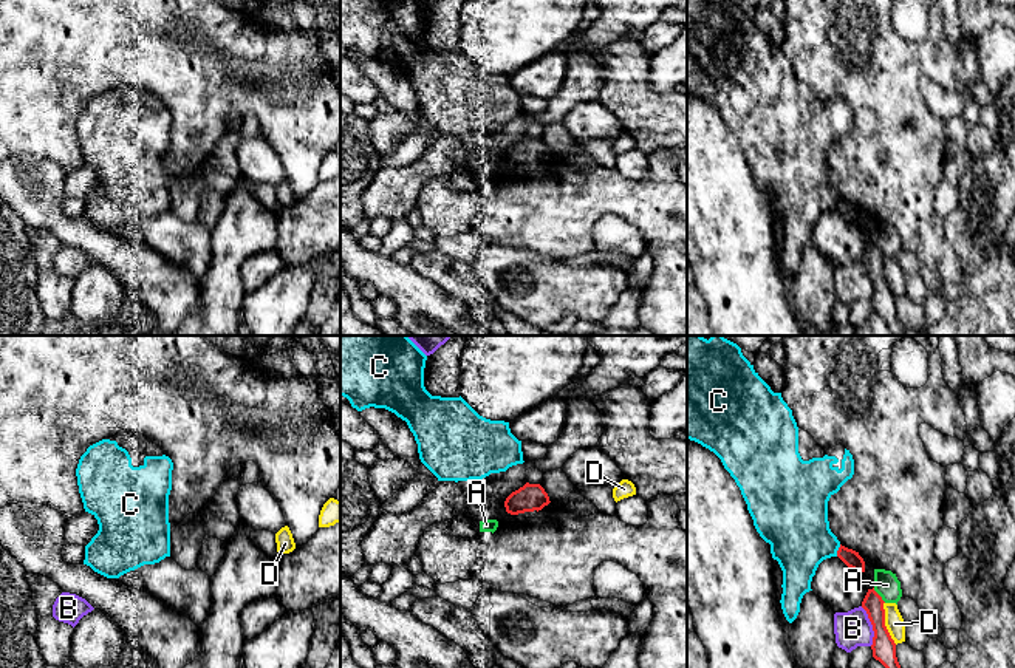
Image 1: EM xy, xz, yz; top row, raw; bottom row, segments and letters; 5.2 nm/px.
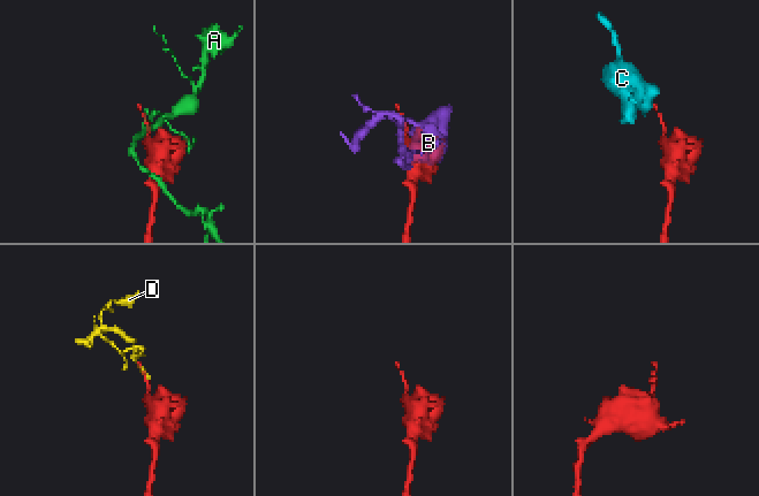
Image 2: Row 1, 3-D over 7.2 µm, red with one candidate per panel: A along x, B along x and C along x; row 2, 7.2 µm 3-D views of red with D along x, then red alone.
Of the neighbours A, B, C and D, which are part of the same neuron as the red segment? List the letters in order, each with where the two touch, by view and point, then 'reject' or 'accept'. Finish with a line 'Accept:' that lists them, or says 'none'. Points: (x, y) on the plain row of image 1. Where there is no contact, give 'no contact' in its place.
A: contact yz (879, 249); reject
B: contact yz (873, 280); reject
C: contact yz (837, 204); reject
D: contact yz (884, 277); reject
Accept: none

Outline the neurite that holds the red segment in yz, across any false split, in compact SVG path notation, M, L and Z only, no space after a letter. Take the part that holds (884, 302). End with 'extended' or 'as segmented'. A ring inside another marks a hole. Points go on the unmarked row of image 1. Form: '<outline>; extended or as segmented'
M874 241L868 243L862 255L862 261L866 264L874 285L873 298L871 298L873 311L887 322L893 336L904 336L907 328L904 326L904 323L897 315L896 297L885 280L883 257L885 255L874 244Z; as segmented

